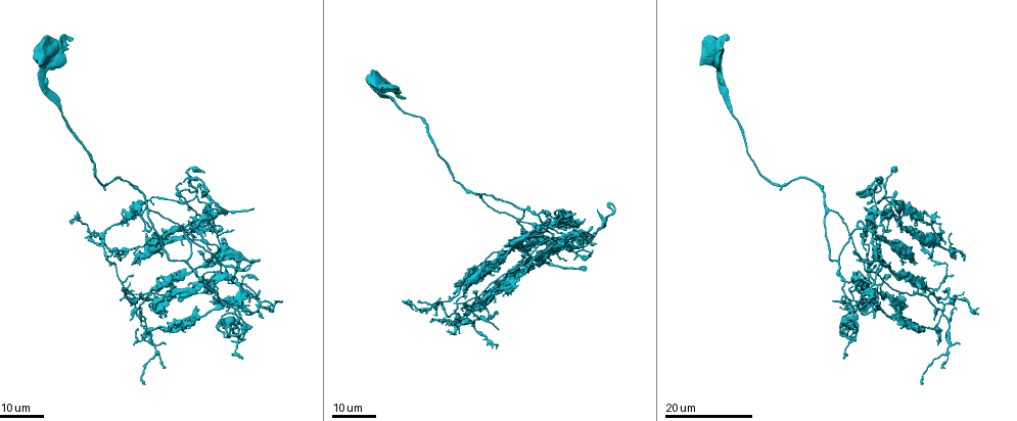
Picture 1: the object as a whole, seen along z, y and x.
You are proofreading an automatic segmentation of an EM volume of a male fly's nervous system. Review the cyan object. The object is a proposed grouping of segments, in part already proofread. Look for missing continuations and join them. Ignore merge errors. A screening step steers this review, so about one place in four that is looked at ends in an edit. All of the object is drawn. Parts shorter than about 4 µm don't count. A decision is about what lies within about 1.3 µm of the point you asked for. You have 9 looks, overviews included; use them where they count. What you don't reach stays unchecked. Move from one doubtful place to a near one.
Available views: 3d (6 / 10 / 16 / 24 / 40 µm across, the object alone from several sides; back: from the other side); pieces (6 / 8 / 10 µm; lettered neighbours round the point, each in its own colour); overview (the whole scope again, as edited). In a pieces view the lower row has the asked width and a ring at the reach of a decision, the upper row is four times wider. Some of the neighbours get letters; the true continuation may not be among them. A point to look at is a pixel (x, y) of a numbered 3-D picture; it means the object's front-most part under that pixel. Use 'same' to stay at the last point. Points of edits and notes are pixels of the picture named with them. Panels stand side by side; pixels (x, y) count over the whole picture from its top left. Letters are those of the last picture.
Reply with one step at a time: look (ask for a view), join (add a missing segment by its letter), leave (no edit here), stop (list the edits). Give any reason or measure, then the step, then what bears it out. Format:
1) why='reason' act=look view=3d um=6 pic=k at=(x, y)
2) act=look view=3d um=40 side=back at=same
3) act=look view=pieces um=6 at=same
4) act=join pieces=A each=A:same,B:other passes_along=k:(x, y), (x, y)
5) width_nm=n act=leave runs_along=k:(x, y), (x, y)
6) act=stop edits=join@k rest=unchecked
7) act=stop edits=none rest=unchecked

why='free end' act=look view=3d um=24 pic=1 at=(952, 275)

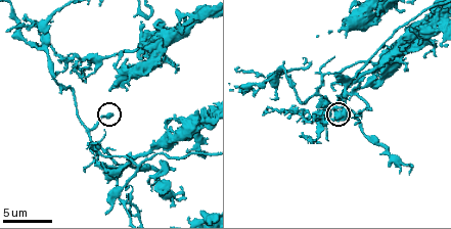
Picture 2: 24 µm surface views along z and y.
act=look view=pieces um=6 pic=2 at=(112, 115)

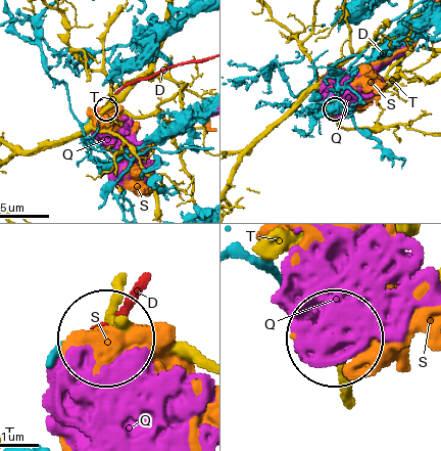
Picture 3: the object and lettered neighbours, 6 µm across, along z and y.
width_nm=280 act=leave each=D:other,Q:other,S:other,T:other found='no lettered segment goes on from it'

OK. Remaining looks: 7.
why='end of a long branch' act=look view=3d um=6 pic=2 at=(340, 30)

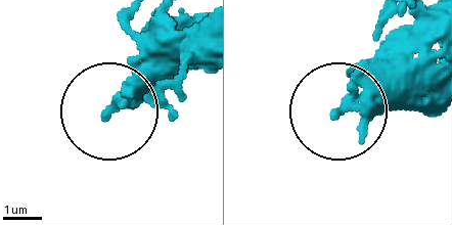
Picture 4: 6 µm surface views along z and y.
why='what lies round it' act=look view=pieces um=10 pic=4 at=(338, 111)

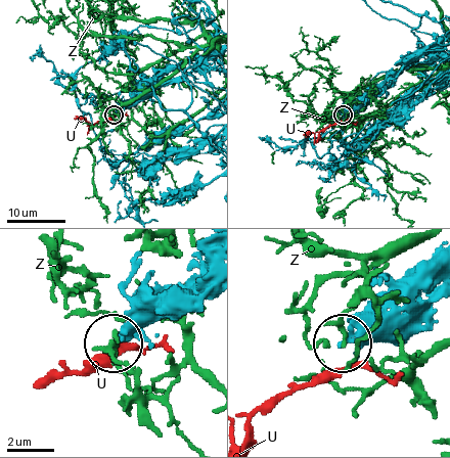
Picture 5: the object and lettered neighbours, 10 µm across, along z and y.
act=join pieces=U each=U:same,Z:other found='it goes on there'

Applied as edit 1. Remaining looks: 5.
why='an open end' act=look view=3d um=24 pic=1 at=(191, 215)

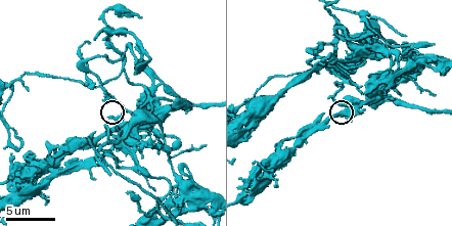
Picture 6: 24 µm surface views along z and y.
act=look view=pieces um=10 pic=6 at=(107, 116)

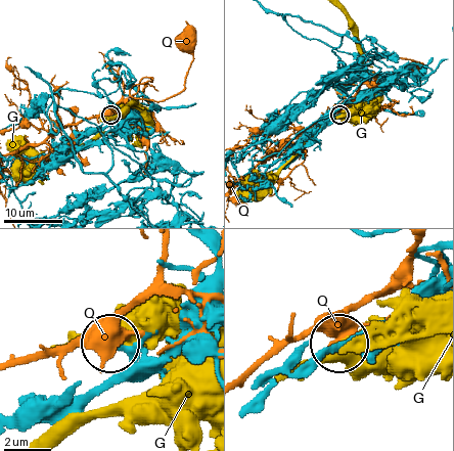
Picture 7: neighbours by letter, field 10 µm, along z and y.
act=leave each=G:other,Q:other found='none of them fits'

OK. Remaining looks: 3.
why='branch stops here' act=look view=3d um=16 pic=1 at=(260, 261)

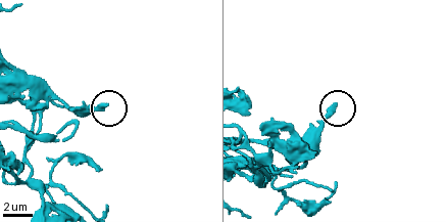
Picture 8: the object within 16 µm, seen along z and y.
act=look view=pieces um=6 pic=8 at=(106, 106)

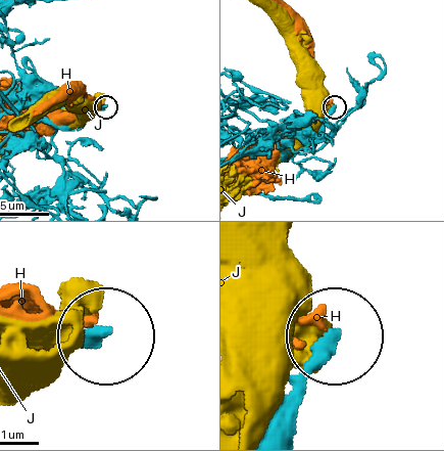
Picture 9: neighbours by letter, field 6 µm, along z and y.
width_nm=340 act=leave each=H:other,J:other found='no lettered segment goes on from it'

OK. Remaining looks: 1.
act=stop edits=join@5 rest=unchecked

